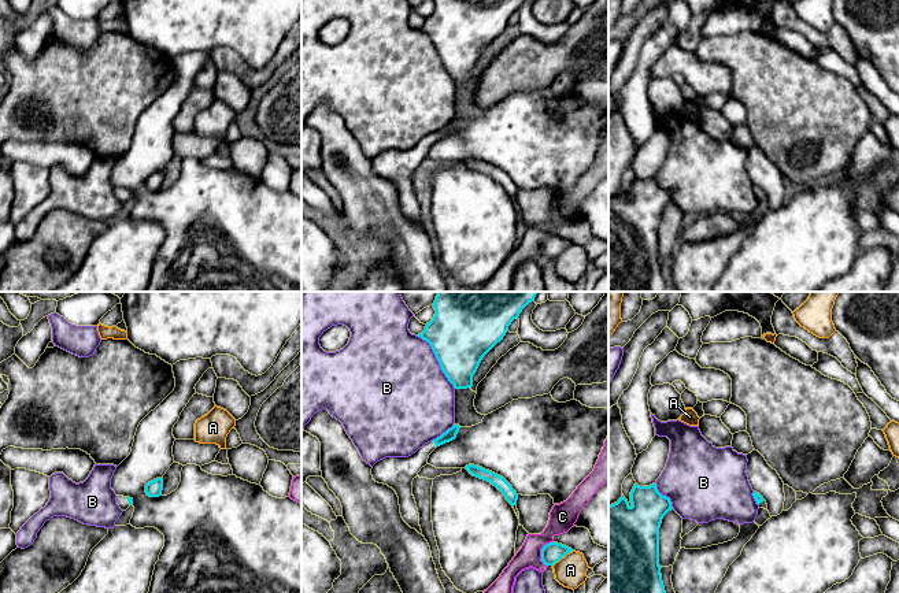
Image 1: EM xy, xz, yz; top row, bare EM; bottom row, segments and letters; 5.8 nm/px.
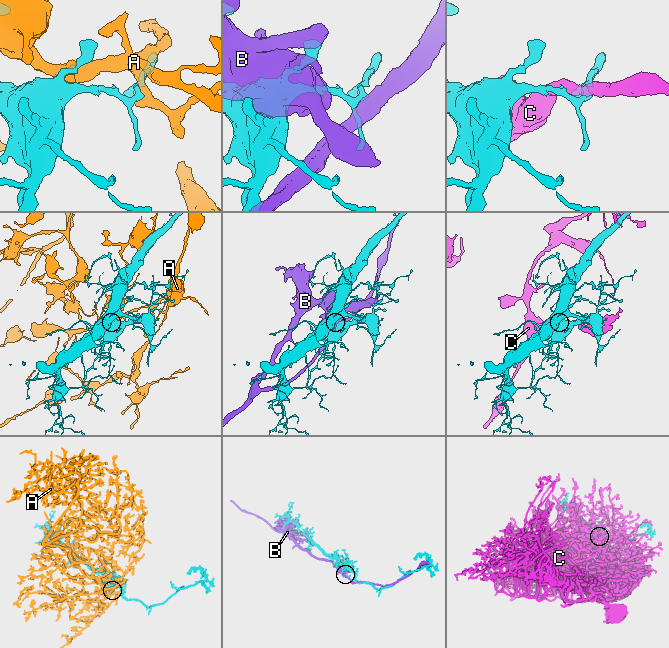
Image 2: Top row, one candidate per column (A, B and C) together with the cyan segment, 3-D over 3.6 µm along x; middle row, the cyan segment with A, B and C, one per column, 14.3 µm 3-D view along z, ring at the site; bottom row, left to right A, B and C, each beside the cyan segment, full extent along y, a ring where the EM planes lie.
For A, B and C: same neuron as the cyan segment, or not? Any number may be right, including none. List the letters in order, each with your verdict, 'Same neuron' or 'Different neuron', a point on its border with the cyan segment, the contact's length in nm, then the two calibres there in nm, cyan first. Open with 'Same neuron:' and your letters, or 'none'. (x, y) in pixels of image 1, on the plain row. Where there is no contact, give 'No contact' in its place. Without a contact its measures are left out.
Same neuron: none
A: Different neuron. Touches cyan at xz (562, 249). Shared border 160 nm. Thickness 120 nm (cyan) against 190 nm
B: Different neuron. Touches cyan at xz (437, 52). Shared border 380 nm. Thickness 360 nm (cyan) against 500 nm
C: Different neuron. Touches cyan at xz (542, 245). Shared border 160 nm. Thickness 120 nm (cyan) against 160 nm

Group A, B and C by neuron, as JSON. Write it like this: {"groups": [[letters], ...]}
{"groups": [["A"], ["B"], ["C"]]}

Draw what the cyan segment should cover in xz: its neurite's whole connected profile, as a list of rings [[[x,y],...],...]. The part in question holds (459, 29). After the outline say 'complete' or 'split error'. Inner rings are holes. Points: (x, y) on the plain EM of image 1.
[[[525,0],[433,1],[433,12],[418,30],[430,37],[454,81],[467,82],[482,51],[503,33]]]; complete

